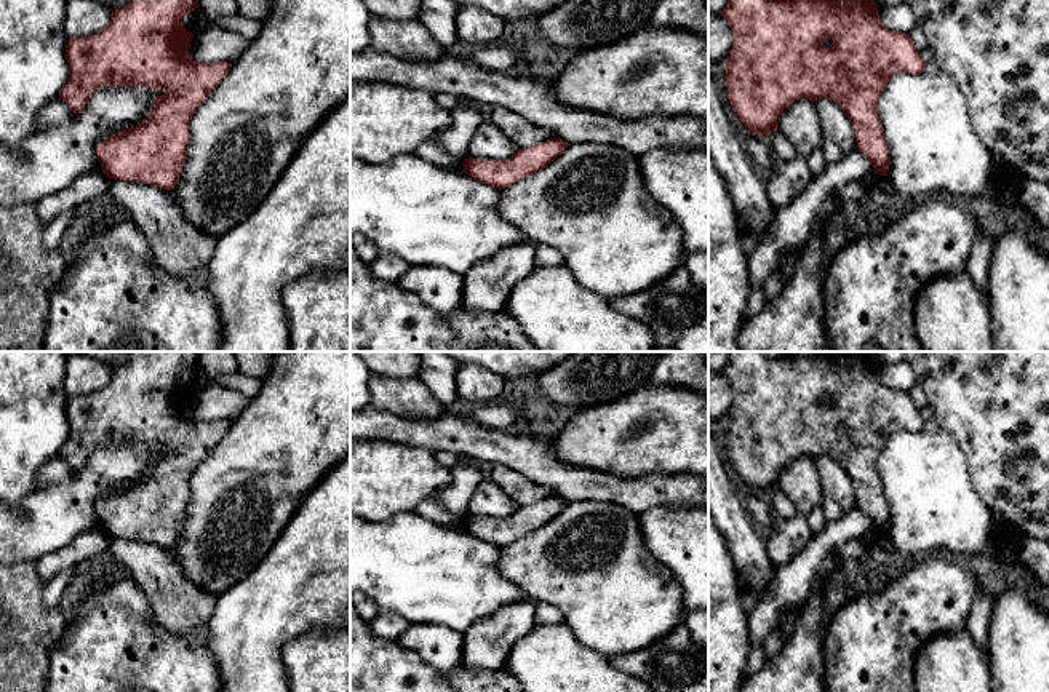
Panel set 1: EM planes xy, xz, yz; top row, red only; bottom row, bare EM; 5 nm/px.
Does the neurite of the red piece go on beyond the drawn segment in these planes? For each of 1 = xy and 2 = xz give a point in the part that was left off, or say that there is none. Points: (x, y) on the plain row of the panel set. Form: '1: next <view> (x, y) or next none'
1: next none
2: next none

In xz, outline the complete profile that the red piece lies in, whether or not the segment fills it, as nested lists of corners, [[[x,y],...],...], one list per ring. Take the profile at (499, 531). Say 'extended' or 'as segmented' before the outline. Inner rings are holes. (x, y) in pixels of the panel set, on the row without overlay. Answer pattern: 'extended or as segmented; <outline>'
as segmented; [[[553,495],[528,507],[518,507],[507,518],[465,516],[462,531],[502,548],[545,526],[561,513],[568,503],[564,497]]]

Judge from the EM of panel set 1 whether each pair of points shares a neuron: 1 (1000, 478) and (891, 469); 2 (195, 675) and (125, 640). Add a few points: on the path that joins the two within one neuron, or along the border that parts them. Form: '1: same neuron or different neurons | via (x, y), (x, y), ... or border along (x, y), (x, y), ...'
1: different neurons | border along (957, 440), (966, 461), (971, 485), (989, 509)
2: same neuron | via (178, 675), (163, 675), (143, 654)

